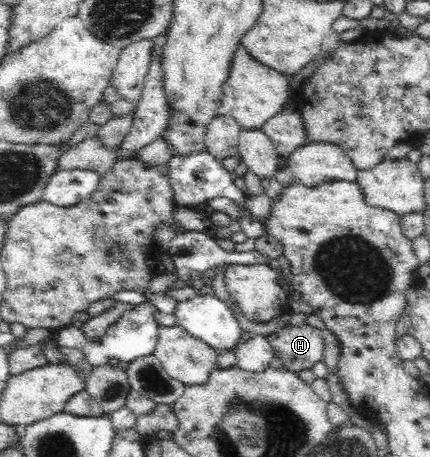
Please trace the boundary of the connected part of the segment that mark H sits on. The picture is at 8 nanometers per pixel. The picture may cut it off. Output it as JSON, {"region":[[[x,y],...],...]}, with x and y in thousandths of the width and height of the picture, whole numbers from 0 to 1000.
{"region":[[[660,707],[619,735],[637,781],[651,783],[672,812],[716,810],[753,783],[753,744],[744,722],[716,707]]]}

